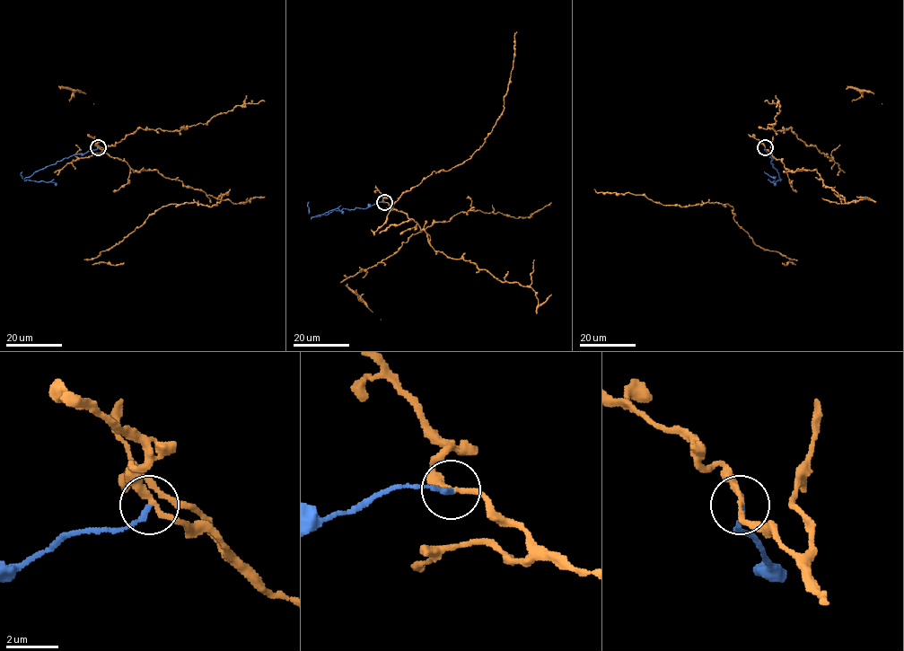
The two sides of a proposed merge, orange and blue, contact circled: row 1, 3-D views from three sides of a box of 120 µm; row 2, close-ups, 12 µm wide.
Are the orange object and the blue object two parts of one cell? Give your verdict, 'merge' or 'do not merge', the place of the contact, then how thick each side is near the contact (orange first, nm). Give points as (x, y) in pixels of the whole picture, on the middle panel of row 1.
do not merge | (384, 202) | 200/220 nm

